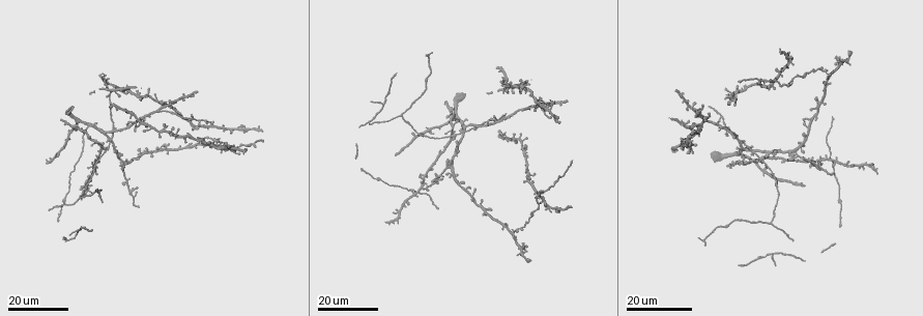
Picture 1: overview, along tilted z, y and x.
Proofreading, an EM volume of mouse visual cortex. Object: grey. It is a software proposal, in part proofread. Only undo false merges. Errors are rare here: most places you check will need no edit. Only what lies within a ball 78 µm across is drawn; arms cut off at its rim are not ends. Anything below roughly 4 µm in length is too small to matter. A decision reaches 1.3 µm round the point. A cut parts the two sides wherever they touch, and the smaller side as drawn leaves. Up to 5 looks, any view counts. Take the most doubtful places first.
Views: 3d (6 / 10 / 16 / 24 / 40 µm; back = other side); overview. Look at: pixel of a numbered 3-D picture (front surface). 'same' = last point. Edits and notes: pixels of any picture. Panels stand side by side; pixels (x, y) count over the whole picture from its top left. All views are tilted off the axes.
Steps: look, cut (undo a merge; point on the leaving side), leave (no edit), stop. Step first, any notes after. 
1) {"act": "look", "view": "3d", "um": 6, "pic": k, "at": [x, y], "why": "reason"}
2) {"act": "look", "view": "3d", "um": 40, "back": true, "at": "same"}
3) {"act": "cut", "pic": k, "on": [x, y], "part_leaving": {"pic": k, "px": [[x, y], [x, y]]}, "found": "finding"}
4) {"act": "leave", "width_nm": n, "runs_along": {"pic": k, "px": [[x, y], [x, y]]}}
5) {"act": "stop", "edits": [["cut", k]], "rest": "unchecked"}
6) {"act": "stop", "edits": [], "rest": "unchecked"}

{"act": "look", "view": "3d", "um": 16, "pic": 1, "at": [759, 159]}

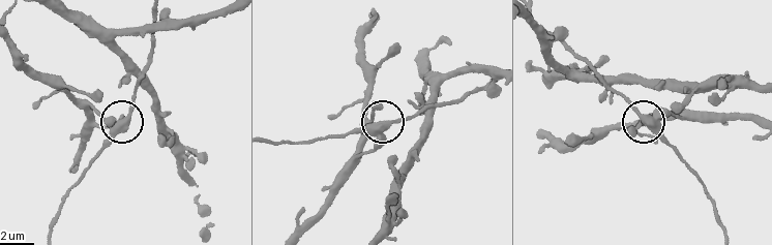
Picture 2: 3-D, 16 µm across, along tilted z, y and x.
{"act": "look", "view": "3d", "um": 10, "pic": 2, "at": [653, 131]}

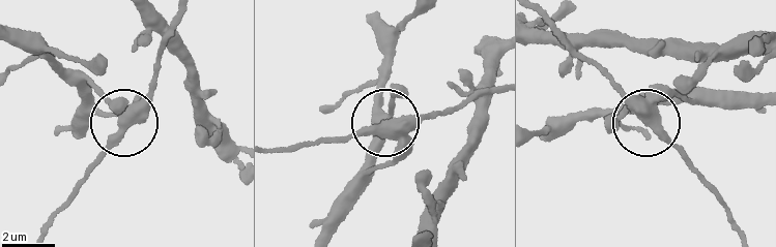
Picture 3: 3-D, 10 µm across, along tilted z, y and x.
{"act": "leave", "arms": 3, "runs_along": {"pic": 3, "px": [[671, 90], [651, 124], [681, 147], [701, 183]]}, "found": "continuous, no second neuron"}

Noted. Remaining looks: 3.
{"act": "look", "view": "3d", "um": 16, "pic": 1, "at": [769, 223], "why": "three-way junction"}

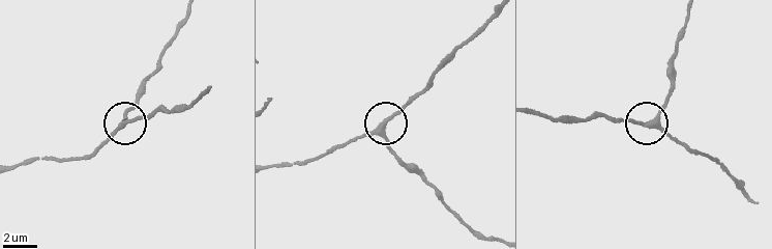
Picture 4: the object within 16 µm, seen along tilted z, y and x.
{"act": "look", "view": "3d", "um": 10, "pic": 4, "at": [117, 127]}

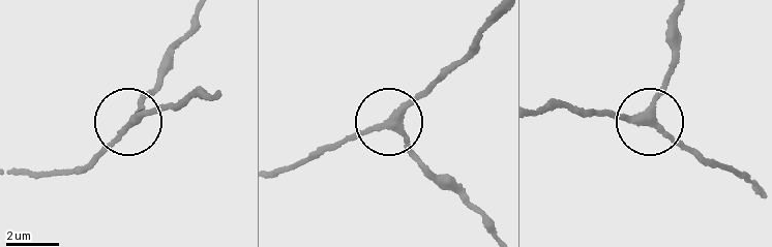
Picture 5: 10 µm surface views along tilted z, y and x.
{"act": "leave", "width_nm": 240, "runs_along": {"pic": 5, "px": [[494, 234], [433, 178], [395, 128], [313, 153]]}, "found": "continuous, no second neuron"}

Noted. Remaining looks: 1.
{"act": "stop", "edits": [], "rest": "unchecked"}

